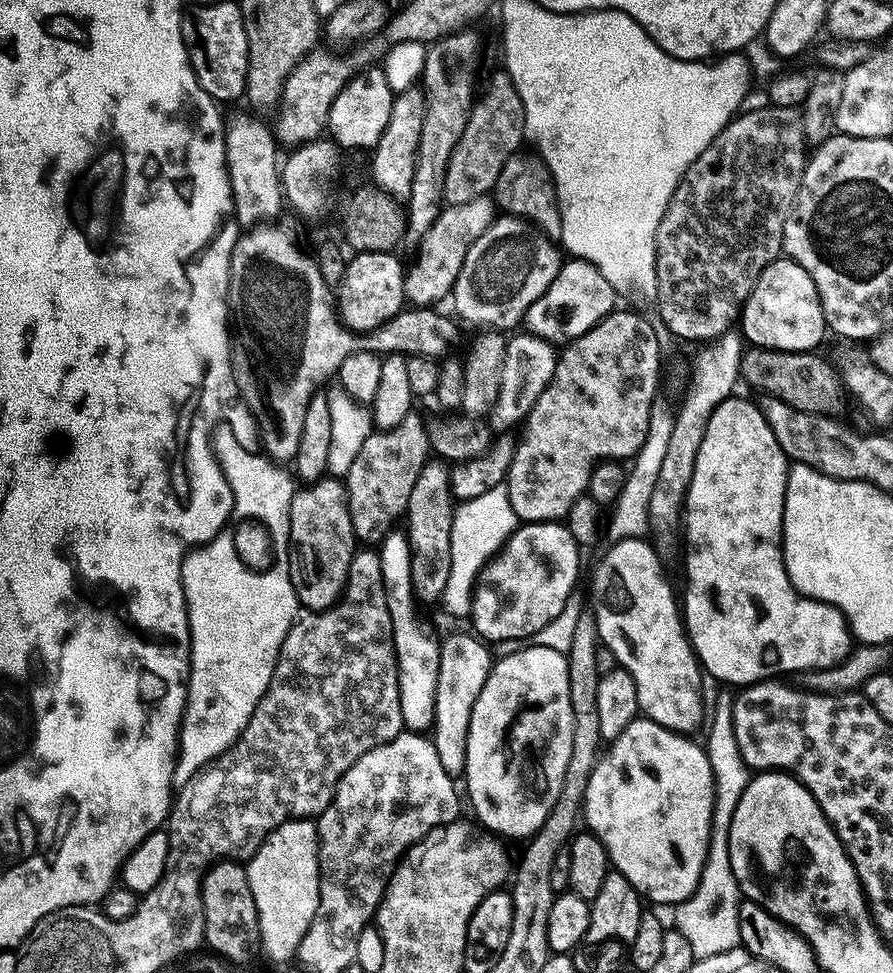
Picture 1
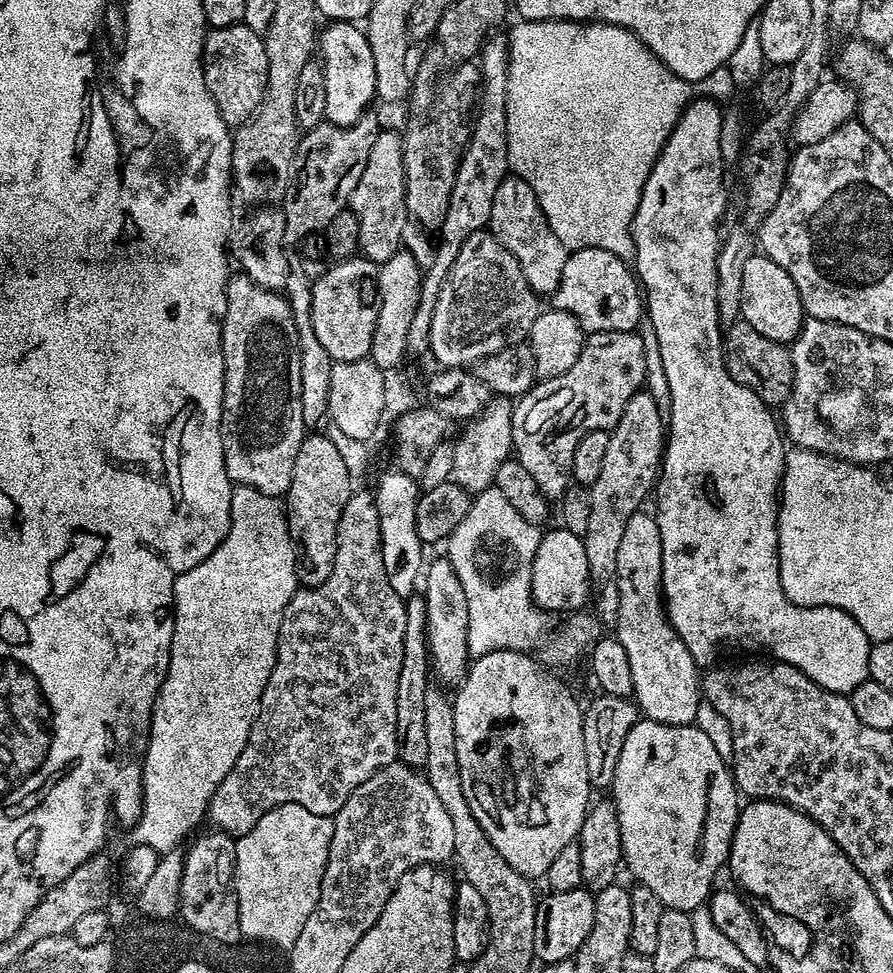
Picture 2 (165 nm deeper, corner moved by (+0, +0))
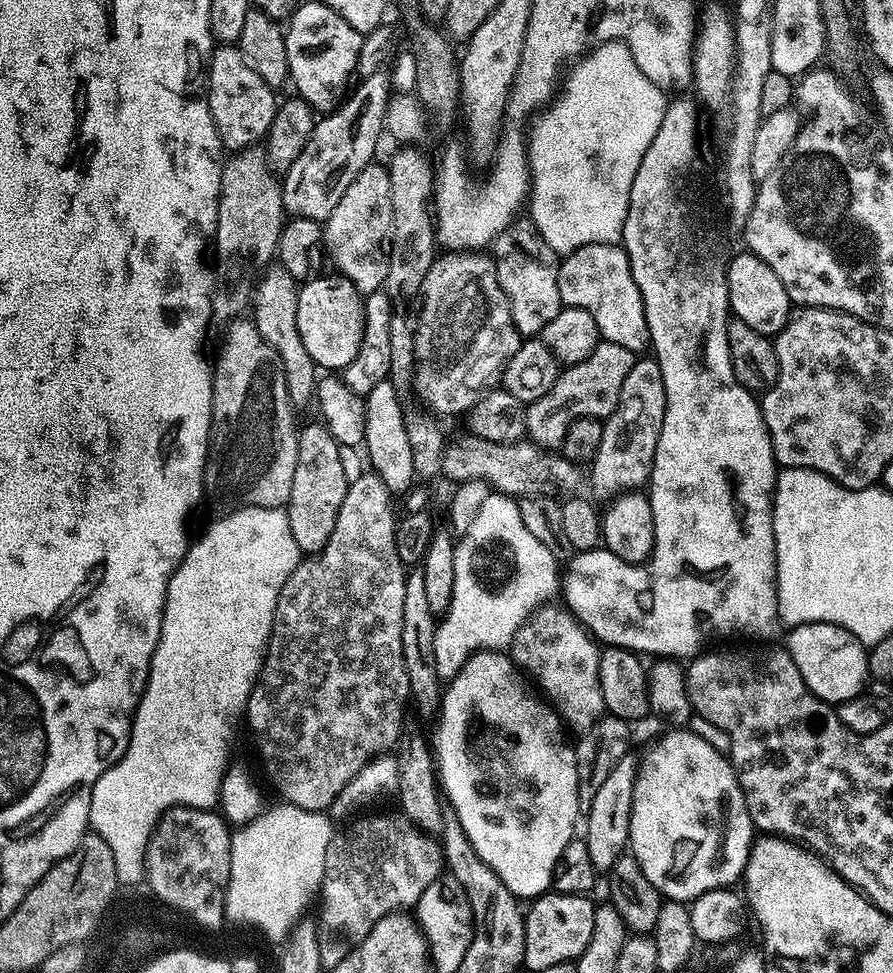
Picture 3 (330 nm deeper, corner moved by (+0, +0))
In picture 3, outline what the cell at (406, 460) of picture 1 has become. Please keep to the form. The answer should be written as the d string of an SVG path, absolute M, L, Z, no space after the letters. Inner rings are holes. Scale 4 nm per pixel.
M469 438L460 445L444 451L443 475L449 476L456 484L465 484L471 480L480 480L487 484L492 492L501 492L504 496L523 498L526 496L551 496L564 498L575 493L580 484L581 465L567 460L559 451L541 448L531 442L499 444Z

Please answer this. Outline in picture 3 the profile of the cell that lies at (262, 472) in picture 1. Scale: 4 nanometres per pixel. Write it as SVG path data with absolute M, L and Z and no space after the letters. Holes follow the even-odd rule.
M237 508L236 511L221 515L216 521L188 545L182 562L174 571L166 590L164 603L164 617L162 630L158 638L158 646L152 655L148 681L144 693L138 698L136 711L132 718L132 733L128 739L126 750L117 764L111 764L105 772L94 782L94 790L90 798L90 814L88 823L91 831L97 832L103 841L112 845L116 853L116 865L123 880L133 881L140 878L140 855L144 851L144 841L150 841L150 834L155 830L160 815L167 808L207 808L215 809L220 797L220 783L224 780L228 760L228 735L232 732L232 715L235 712L243 713L248 707L248 699L252 693L252 685L260 674L260 667L264 664L264 650L268 647L268 639L272 633L274 610L278 602L278 594L282 594L282 586L286 586L286 578L294 574L300 564L302 553L298 542L294 542L294 533L290 531L290 518L284 508Z

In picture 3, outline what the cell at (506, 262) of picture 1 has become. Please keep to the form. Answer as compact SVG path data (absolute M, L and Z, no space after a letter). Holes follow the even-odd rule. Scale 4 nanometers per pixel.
M476 252L437 255L422 282L420 294L418 315L414 320L415 363L410 388L430 411L437 412L432 413L437 417L467 413L495 385L492 383L501 379L504 365L522 343L510 314L510 302L498 282L495 259Z

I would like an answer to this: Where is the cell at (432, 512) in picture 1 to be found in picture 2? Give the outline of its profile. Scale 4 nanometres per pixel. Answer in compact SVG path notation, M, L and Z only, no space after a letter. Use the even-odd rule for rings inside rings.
M423 595L407 597L406 638L402 638L402 670L398 670L398 695L395 703L396 737L399 763L408 764L417 770L423 769L426 762L426 690L430 687L434 671L432 658L428 655L428 635L426 634L426 602Z

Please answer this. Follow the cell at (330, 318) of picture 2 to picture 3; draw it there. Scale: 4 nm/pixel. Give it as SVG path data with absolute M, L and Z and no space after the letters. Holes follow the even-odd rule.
M339 274L331 275L320 276L317 280L309 279L299 285L298 338L302 338L302 346L306 346L306 354L310 354L310 358L315 362L317 369L334 370L330 368L336 368L336 370L343 370L347 364L354 362L354 358L362 344L364 302L360 291L348 279Z

